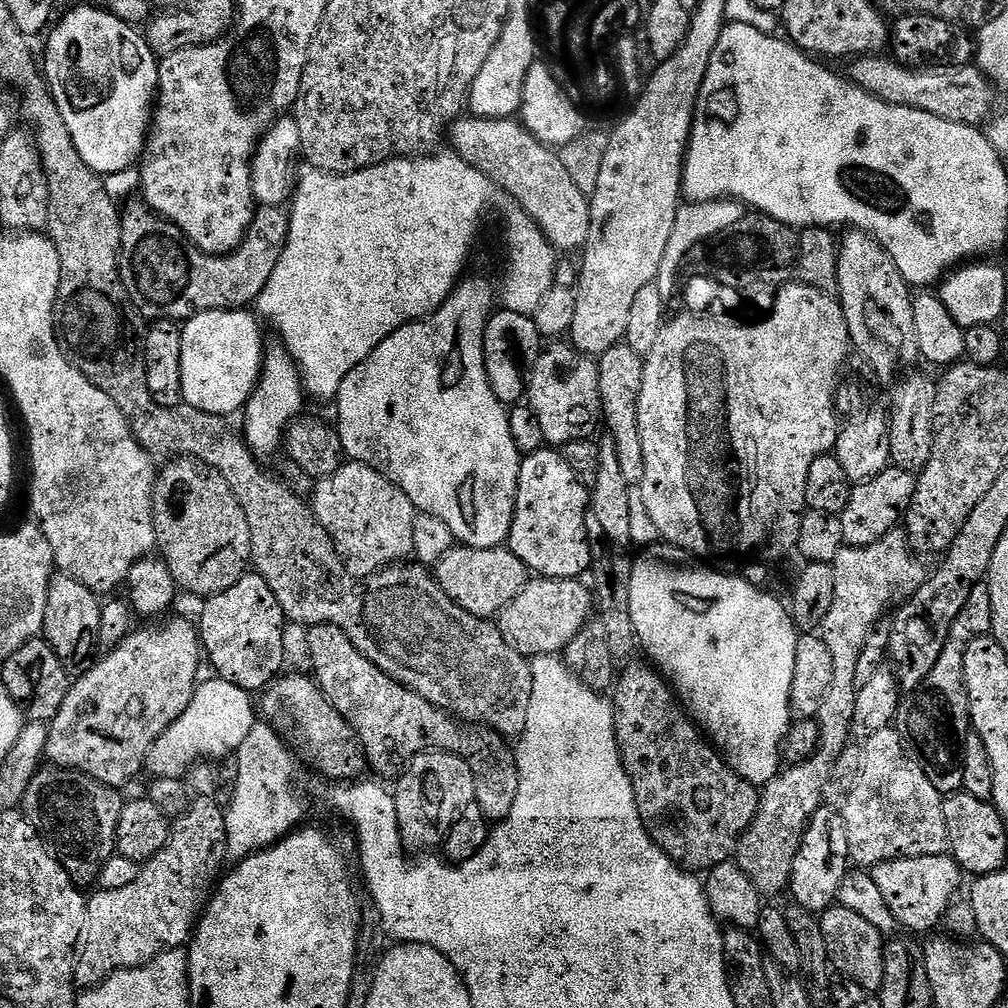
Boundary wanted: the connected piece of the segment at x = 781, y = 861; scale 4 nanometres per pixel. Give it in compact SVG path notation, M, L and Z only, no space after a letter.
M833 730L826 736L826 740L820 740L820 745L807 760L785 767L769 784L763 785L760 808L757 809L752 824L736 843L734 860L765 897L776 896L783 888L785 891L789 887L800 838L808 826L808 819L821 807L824 783L827 782L836 759L843 754L847 740L846 733Z

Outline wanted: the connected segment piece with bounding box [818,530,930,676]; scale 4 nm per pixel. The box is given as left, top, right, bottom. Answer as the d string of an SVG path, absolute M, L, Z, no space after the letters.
M897 530L868 546L844 546L831 562L834 576L833 602L824 618L819 621L818 634L826 642L826 650L830 650L834 676L858 676L864 643L867 642L872 627L879 622L880 615L897 603L896 596L913 596L926 583L930 575L929 569L924 569L915 558L917 559L907 535Z

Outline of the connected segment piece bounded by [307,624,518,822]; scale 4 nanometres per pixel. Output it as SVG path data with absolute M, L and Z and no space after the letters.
M313 624L307 632L308 656L316 671L314 680L338 714L356 732L368 767L377 773L374 773L377 777L395 777L409 759L420 752L443 750L462 757L470 766L477 803L488 800L488 796L496 796L496 804L481 808L488 821L492 822L492 808L500 812L500 808L513 806L518 790L516 758L505 737L492 728L467 726L444 709L435 708L416 691L378 670L378 666L361 654L338 626Z

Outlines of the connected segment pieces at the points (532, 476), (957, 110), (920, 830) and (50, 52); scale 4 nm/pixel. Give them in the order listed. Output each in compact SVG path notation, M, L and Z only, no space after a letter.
M556 450L532 452L520 461L520 477L516 491L516 505L512 515L510 534L506 541L509 552L528 568L529 573L549 580L574 580L591 569L591 546L588 545L586 514L589 489L584 481L565 462L563 455Z
M880 54L857 56L849 63L852 65L849 66L847 75L853 84L857 84L871 96L877 96L882 102L894 106L910 106L914 110L926 110L926 114L946 118L946 122L980 126L992 116L993 83L971 63L926 68L902 64L892 58L883 60L884 58Z
M895 727L863 737L856 788L848 792L842 811L849 857L857 865L871 866L899 856L936 856L948 848L944 796L926 778L913 749Z
M103 7L76 8L59 20L60 17L47 33L48 49L44 52L44 64L42 60L42 75L48 82L58 110L62 110L66 130L70 130L70 138L74 138L74 146L82 162L86 162L86 166L102 178L116 176L131 164L133 167L144 155L144 145L154 115L154 101L160 87L158 57L153 54L147 39L136 33L139 31L133 25L113 16Z

